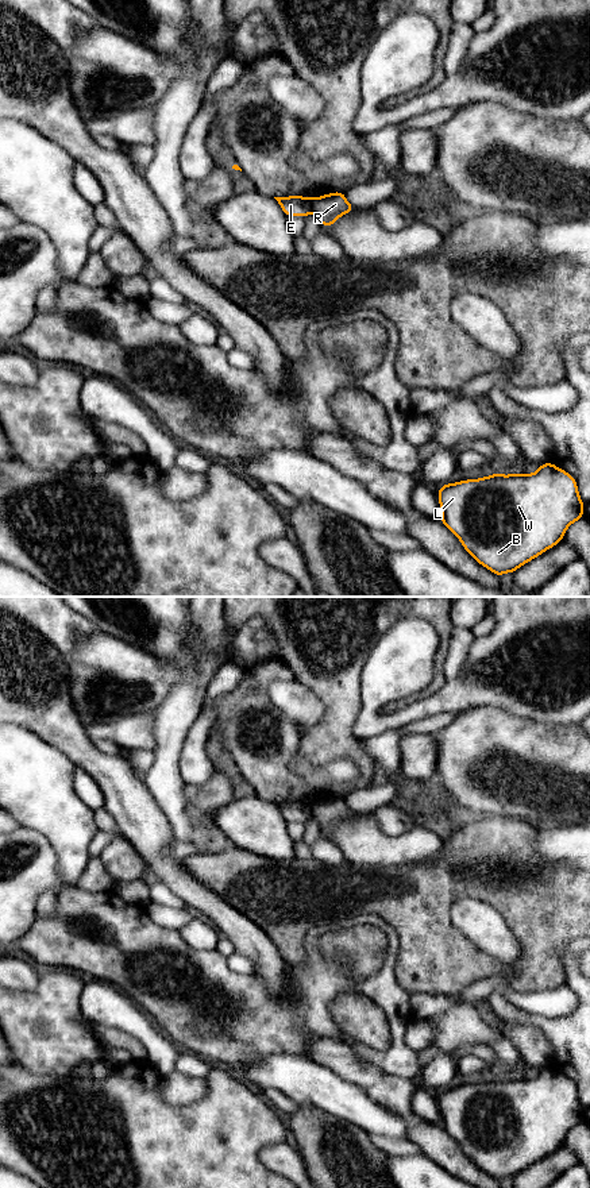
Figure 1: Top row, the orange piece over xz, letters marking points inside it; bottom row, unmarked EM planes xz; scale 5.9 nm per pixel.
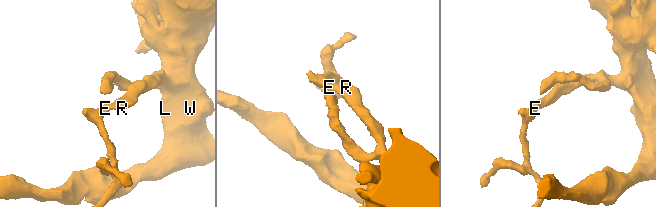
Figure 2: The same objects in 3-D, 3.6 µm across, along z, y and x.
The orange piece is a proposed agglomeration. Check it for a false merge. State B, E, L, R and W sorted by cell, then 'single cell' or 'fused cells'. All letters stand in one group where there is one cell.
groups B L R W / E; fused cells

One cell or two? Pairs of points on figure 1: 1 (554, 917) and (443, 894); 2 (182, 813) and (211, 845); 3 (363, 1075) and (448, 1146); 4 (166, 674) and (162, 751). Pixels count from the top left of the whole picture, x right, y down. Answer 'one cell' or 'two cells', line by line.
1: one cell
2: two cells
3: one cell
4: two cells

